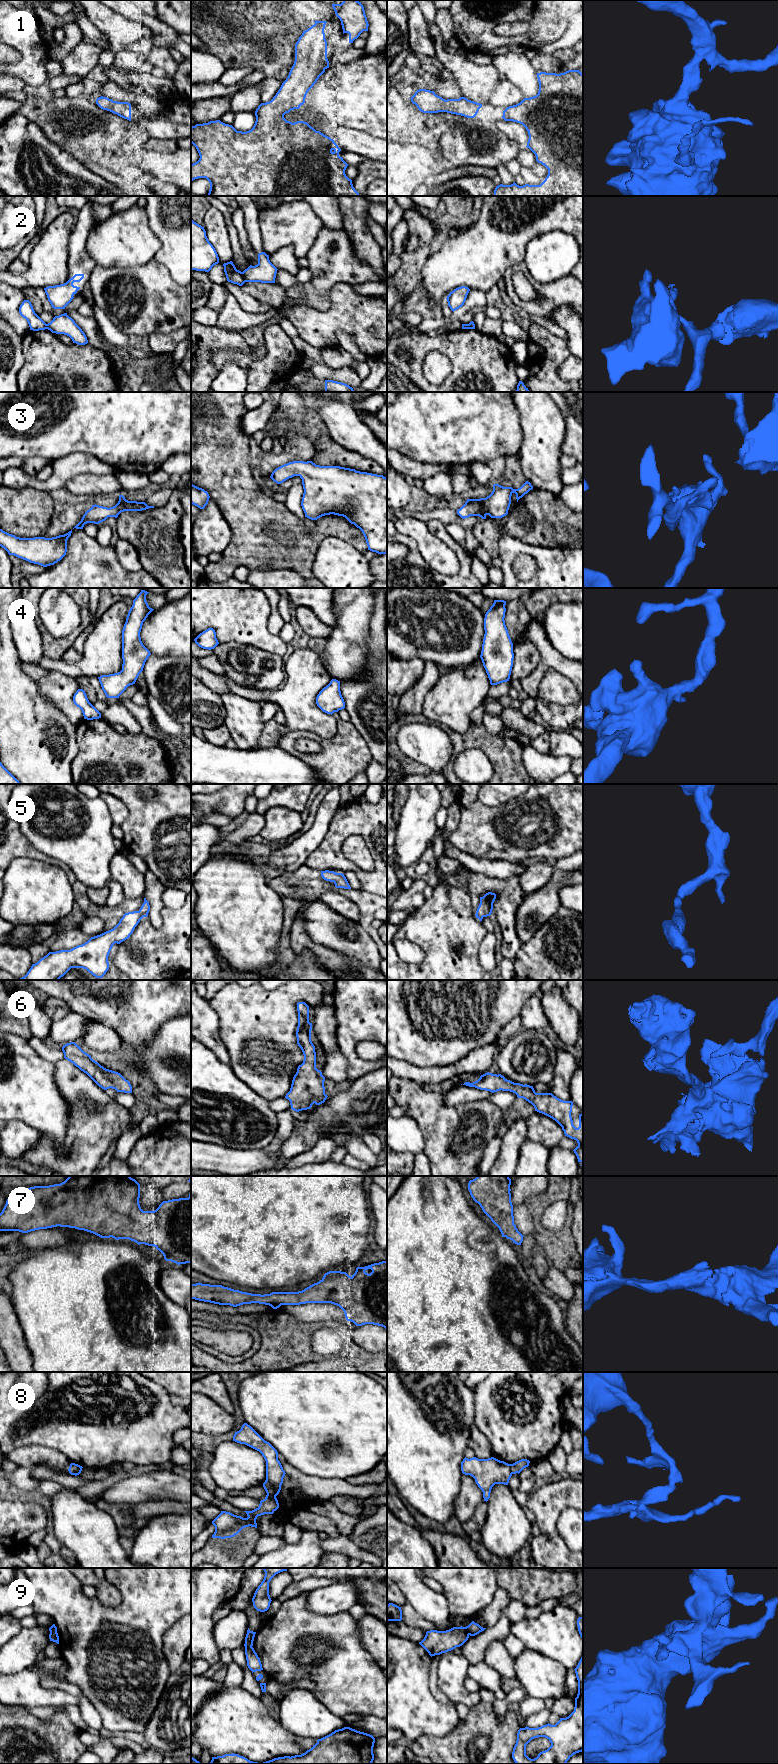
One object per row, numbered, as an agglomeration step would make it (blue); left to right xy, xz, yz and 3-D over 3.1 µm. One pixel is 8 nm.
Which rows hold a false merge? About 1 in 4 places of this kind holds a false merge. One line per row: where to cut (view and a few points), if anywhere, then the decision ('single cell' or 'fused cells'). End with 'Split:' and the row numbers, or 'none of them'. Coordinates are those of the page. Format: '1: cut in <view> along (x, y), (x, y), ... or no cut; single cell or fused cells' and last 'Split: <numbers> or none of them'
1: no cut; single cell
2: cut in xz along (241, 272), (246, 281); fused cells
3: no cut; single cell
4: no cut; single cell
5: no cut; single cell
6: no cut; single cell
7: no cut; single cell
8: cut in yz along (510, 1464), (510, 1471), (512, 1473); fused cells
9: cut in yz along (464, 1627), (468, 1635); fused cells
Split: 2, 8, 9

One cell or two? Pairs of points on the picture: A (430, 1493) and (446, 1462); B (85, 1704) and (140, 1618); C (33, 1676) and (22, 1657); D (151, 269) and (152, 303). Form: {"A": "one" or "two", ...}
{"A": "one", "B": "two", "C": "two", "D": "one"}

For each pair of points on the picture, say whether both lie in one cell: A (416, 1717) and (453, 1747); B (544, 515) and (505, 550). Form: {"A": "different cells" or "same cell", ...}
{"A": "different cells", "B": "different cells"}

